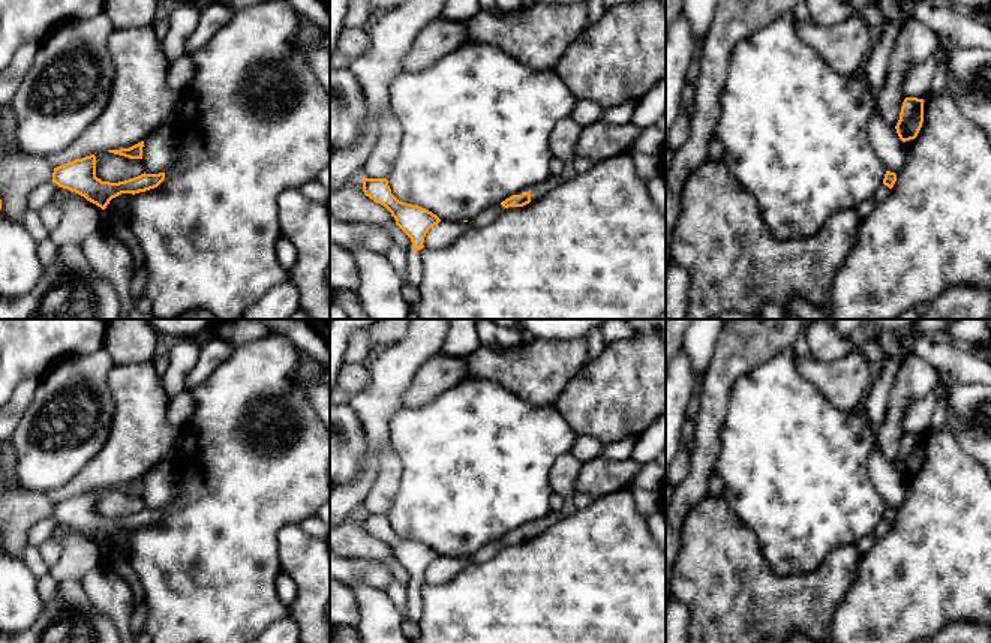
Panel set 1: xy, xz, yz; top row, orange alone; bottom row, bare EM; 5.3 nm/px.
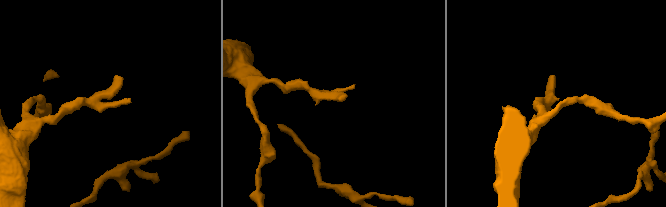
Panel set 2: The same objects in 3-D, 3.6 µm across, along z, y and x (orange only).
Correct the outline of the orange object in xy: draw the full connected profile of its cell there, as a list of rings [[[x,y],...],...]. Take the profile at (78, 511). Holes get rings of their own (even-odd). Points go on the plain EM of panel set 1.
[[[90,490],[82,495],[75,495],[54,504],[52,519],[84,532],[102,546],[109,537],[121,529],[139,529],[157,523],[165,516],[165,508],[141,510],[138,513],[109,519],[96,513],[96,492]]]

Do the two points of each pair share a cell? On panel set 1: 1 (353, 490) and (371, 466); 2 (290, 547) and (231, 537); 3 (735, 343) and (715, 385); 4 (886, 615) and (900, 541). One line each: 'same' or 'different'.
1: same
2: different
3: same
4: same

